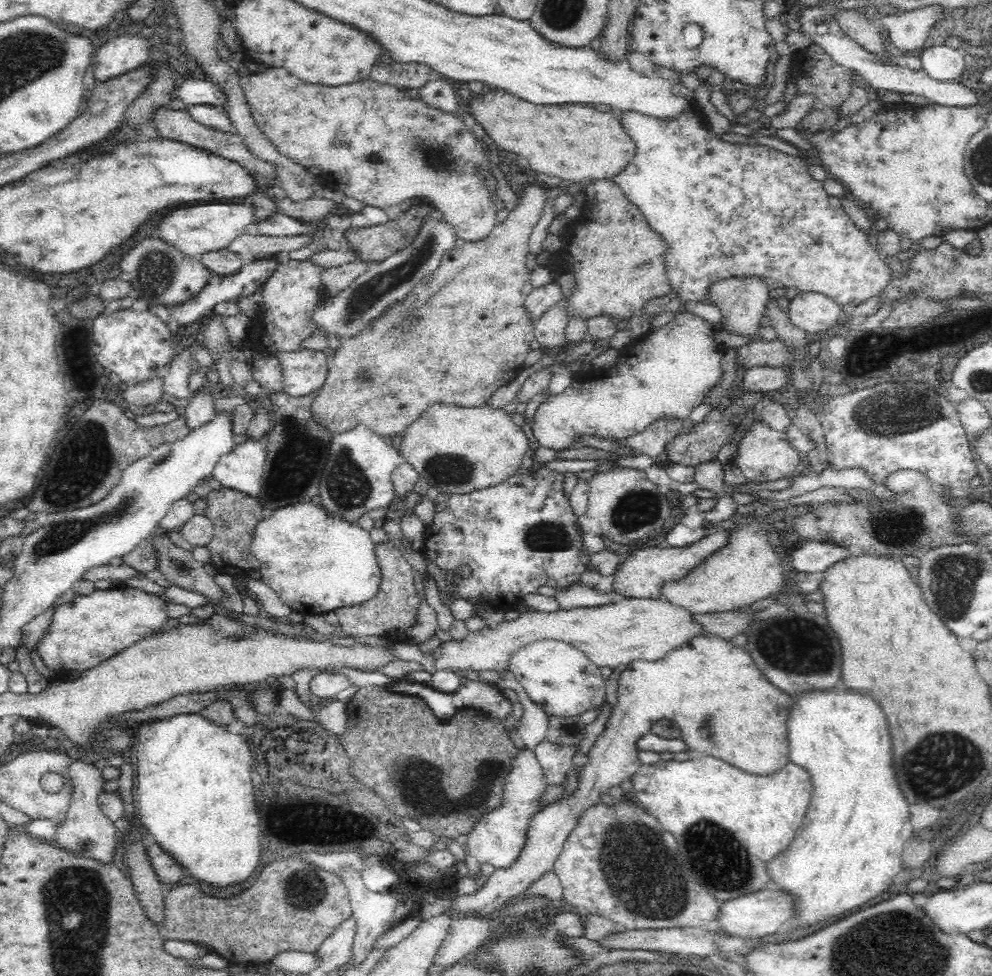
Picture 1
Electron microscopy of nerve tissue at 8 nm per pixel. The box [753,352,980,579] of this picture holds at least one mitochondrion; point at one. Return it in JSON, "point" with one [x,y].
{"point":[896,411]}

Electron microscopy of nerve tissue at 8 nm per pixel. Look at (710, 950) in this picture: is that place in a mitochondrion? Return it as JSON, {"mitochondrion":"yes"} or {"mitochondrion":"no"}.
{"mitochondrion":"no"}

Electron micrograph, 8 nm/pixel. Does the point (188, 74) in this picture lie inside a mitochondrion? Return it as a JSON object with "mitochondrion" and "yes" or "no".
{"mitochondrion":"no"}

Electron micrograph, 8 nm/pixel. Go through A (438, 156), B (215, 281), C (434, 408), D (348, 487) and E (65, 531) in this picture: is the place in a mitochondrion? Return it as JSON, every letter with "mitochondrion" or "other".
{"A":"mitochondrion","B":"other","C":"other","D":"mitochondrion","E":"mitochondrion"}

